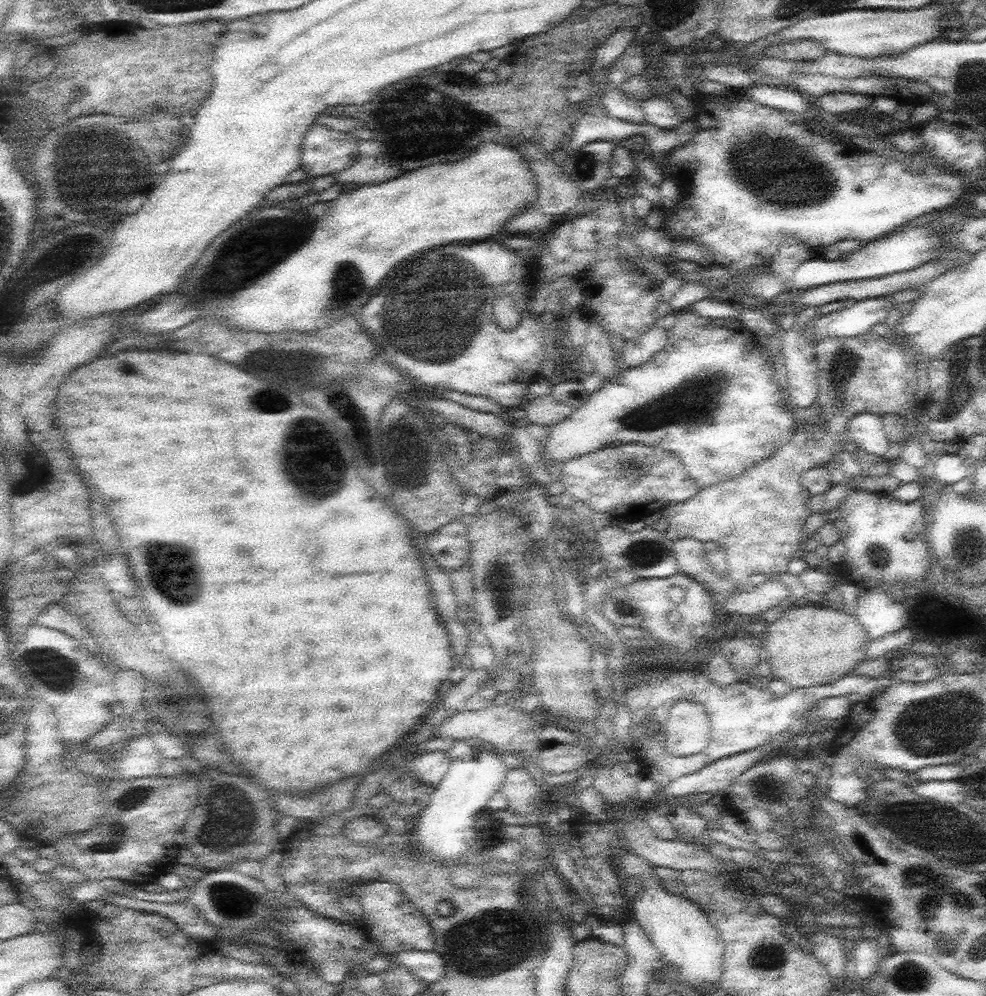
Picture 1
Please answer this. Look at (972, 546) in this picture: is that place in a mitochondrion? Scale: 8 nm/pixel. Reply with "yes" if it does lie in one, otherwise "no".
yes

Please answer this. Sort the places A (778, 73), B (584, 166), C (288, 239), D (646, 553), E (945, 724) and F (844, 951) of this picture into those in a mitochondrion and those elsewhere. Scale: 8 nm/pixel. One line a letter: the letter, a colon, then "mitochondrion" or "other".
A: other
B: mitochondrion
C: mitochondrion
D: mitochondrion
E: mitochondrion
F: other

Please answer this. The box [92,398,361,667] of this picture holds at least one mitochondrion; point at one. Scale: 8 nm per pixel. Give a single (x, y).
(306, 472)

